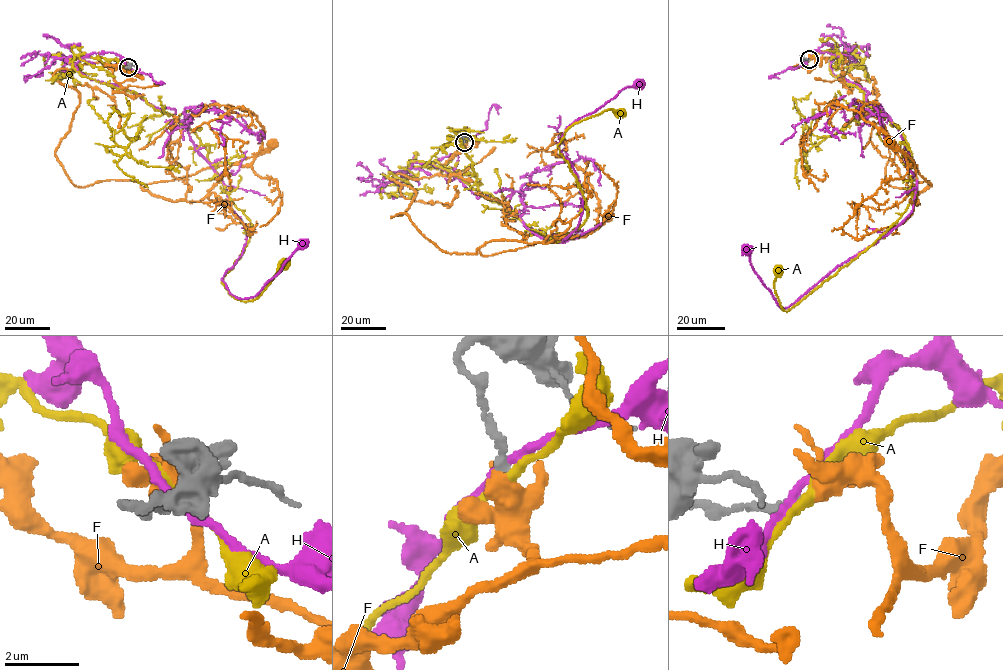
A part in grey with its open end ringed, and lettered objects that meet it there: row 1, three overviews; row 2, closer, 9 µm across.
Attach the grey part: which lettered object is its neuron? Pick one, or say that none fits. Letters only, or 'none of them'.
F

